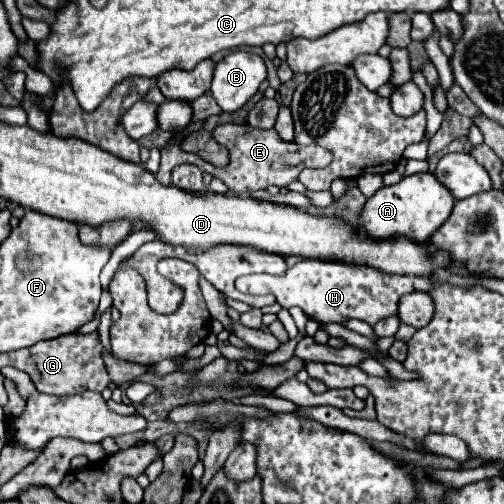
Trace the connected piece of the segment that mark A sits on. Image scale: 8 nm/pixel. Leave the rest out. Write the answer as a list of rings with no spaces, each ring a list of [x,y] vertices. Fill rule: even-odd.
[[[431,172],[405,176],[399,184],[383,186],[367,200],[361,212],[363,230],[375,238],[407,234],[417,242],[429,240],[433,232],[437,232],[439,226],[445,224],[453,206],[455,206],[455,198],[447,192],[447,188],[443,188],[443,184],[435,180]]]

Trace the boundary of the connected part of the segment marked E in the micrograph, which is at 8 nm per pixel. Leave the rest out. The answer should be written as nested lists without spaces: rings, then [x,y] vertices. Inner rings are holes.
[[[221,124],[213,130],[213,138],[217,144],[225,146],[229,150],[229,164],[223,168],[213,166],[211,162],[205,162],[199,154],[193,152],[183,152],[179,148],[179,140],[175,140],[173,146],[163,146],[161,150],[161,168],[155,174],[157,180],[161,184],[171,184],[171,170],[179,164],[195,164],[199,166],[203,172],[209,172],[211,176],[223,180],[223,184],[237,196],[245,196],[249,192],[255,190],[265,190],[267,186],[279,186],[285,188],[291,182],[295,182],[299,178],[299,172],[305,168],[303,164],[307,164],[311,160],[311,168],[323,168],[331,162],[331,152],[327,152],[327,148],[319,148],[319,144],[309,144],[309,146],[301,146],[295,142],[285,142],[279,138],[279,134],[271,128],[271,130],[259,130],[253,128],[249,124]]]

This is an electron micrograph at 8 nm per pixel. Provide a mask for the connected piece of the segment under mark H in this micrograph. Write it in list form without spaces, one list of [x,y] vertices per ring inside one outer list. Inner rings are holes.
[[[301,260],[291,266],[281,276],[271,274],[249,274],[241,276],[235,282],[239,292],[245,294],[273,294],[283,308],[299,306],[309,318],[319,324],[337,322],[345,324],[347,320],[363,320],[375,326],[379,320],[395,316],[397,304],[403,294],[413,292],[413,282],[407,276],[397,276],[397,280],[389,280],[383,274],[377,274],[371,268],[347,266],[347,264],[331,264],[319,260]]]

